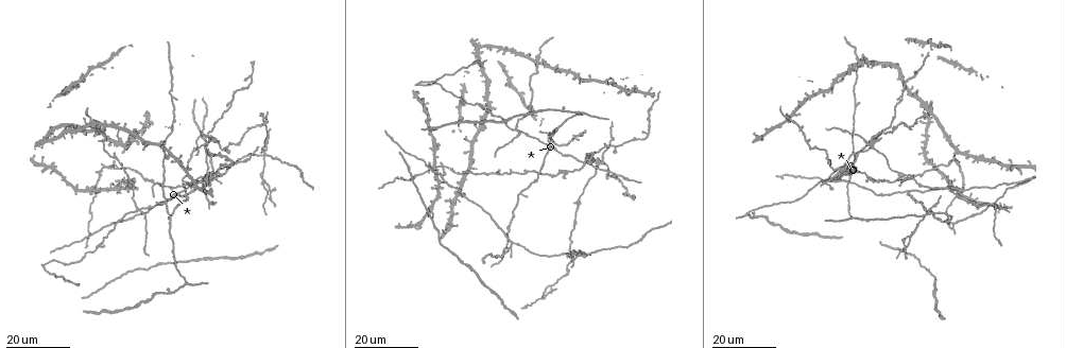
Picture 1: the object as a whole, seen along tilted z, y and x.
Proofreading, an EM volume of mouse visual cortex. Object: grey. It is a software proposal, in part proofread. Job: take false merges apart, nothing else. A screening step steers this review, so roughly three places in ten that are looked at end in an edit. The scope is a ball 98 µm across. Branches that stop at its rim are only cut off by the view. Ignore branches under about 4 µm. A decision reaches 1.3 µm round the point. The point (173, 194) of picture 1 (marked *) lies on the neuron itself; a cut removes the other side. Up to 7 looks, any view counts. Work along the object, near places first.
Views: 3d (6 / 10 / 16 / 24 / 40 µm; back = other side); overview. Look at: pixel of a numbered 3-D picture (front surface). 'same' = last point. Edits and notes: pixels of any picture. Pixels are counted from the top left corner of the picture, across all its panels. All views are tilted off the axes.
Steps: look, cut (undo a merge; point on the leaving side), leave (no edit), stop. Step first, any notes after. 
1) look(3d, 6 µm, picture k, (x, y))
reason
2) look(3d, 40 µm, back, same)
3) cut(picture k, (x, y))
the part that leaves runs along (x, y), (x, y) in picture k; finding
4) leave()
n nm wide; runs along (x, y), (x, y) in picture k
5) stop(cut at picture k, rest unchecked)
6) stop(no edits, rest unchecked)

look(3d, 16 µm, picture 1, (512, 243))
a fork

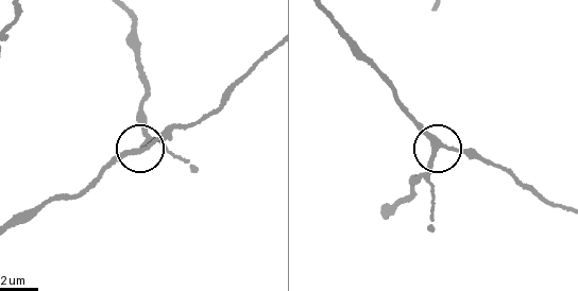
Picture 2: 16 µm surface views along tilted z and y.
look(3d, 10 µm, picture 2, (142, 149))
closer look

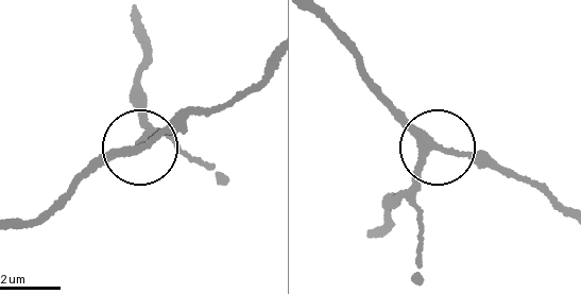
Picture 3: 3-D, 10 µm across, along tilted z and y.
leave()
runs along (137, 22), (139, 146), (82, 177) in picture 3; all the same neuron

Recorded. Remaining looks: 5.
look(3d, 16 µm, picture 1, (452, 168))
two arms in line, one across

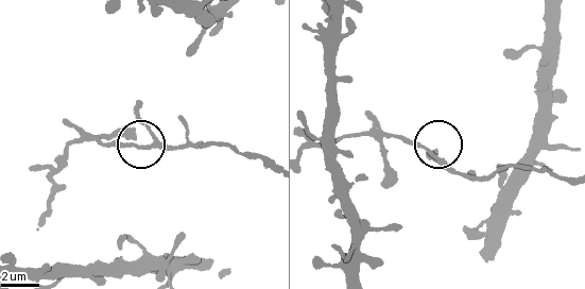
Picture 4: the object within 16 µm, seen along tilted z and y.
look(3d, 6 µm, picture 4, (144, 146))

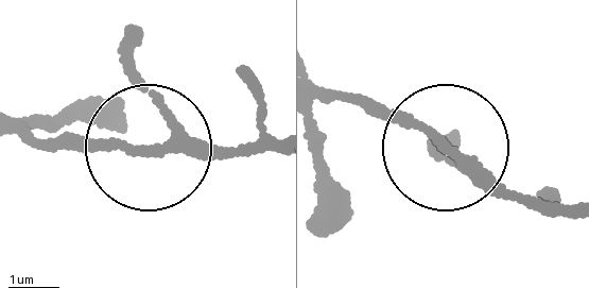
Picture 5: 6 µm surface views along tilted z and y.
leave()
runs along (278, 141), (113, 153), (21, 131) in picture 5; one neuron here

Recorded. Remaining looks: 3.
look(3d, 16 µm, picture 1, (930, 212))
four-way junction

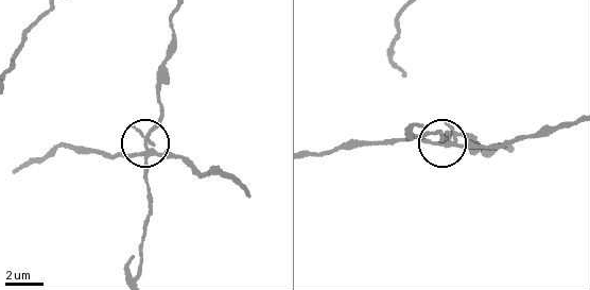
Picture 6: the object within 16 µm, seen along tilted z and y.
look(3d, 10 µm, picture 6, (150, 154))

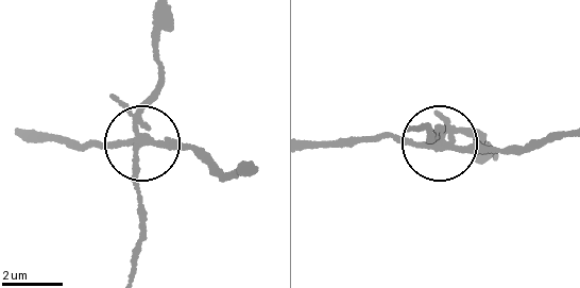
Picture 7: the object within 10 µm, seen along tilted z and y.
cut(picture 7, (138, 185))
the part that leaves runs along (134, 144), (140, 190), (136, 273) in picture 7; two neurons meet here

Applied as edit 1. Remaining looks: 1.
stop(cut at picture 7, rest unchecked)

